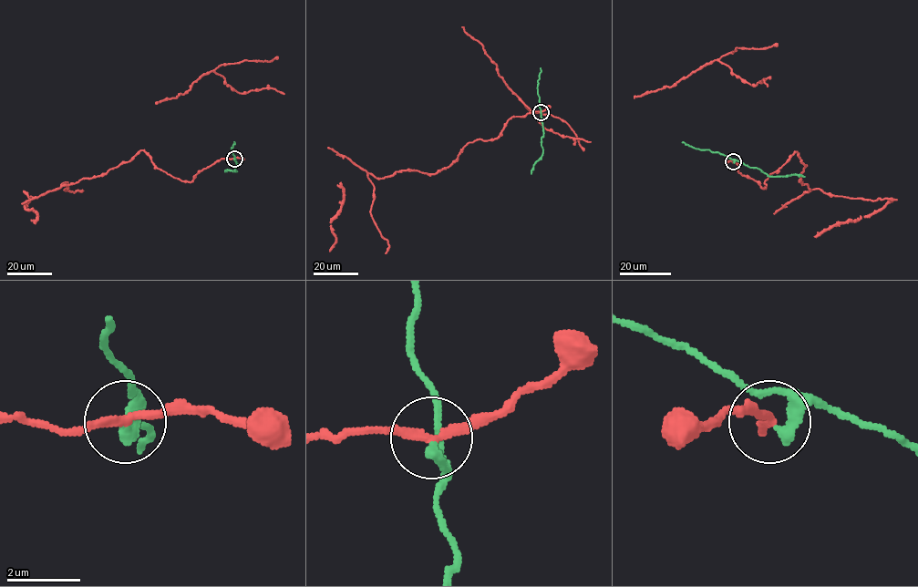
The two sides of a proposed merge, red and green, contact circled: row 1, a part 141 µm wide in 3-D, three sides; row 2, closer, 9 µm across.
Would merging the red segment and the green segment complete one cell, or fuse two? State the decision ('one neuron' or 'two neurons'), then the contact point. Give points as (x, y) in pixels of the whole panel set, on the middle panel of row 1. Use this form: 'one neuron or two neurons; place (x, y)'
two neurons; place (541, 112)

